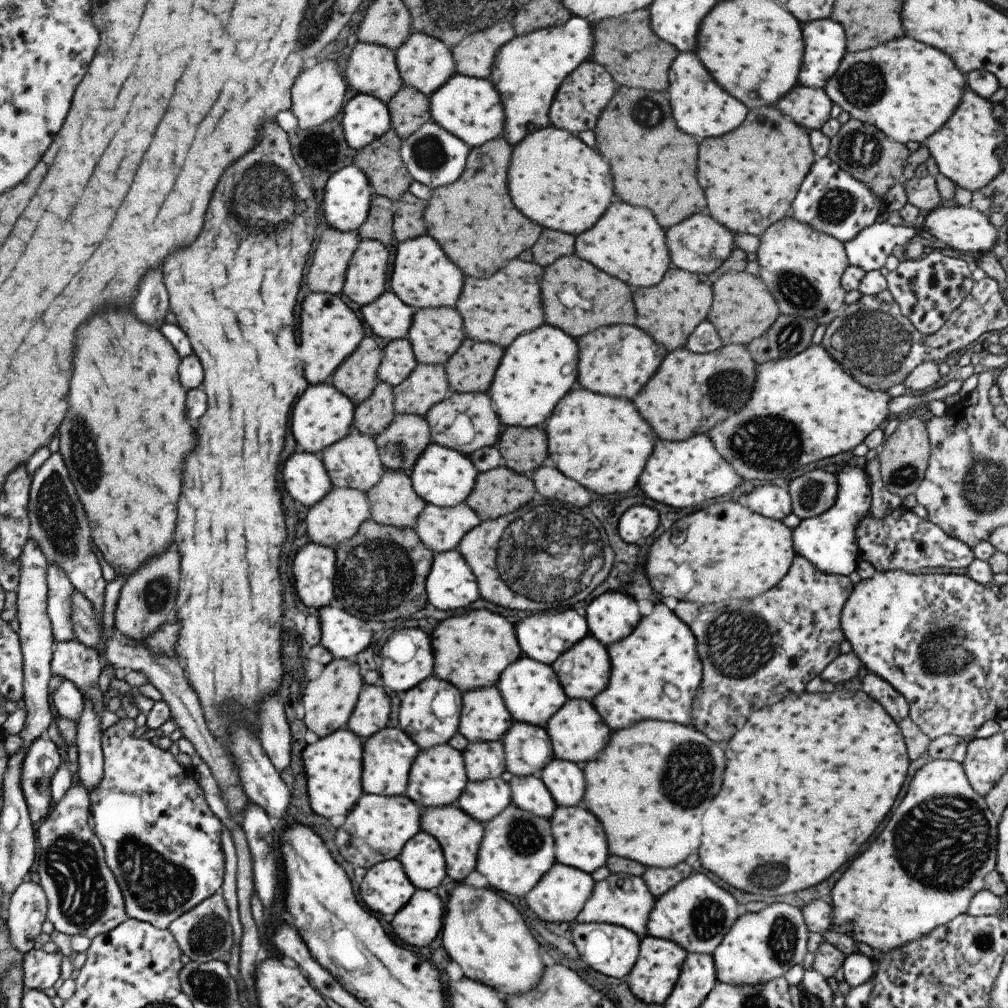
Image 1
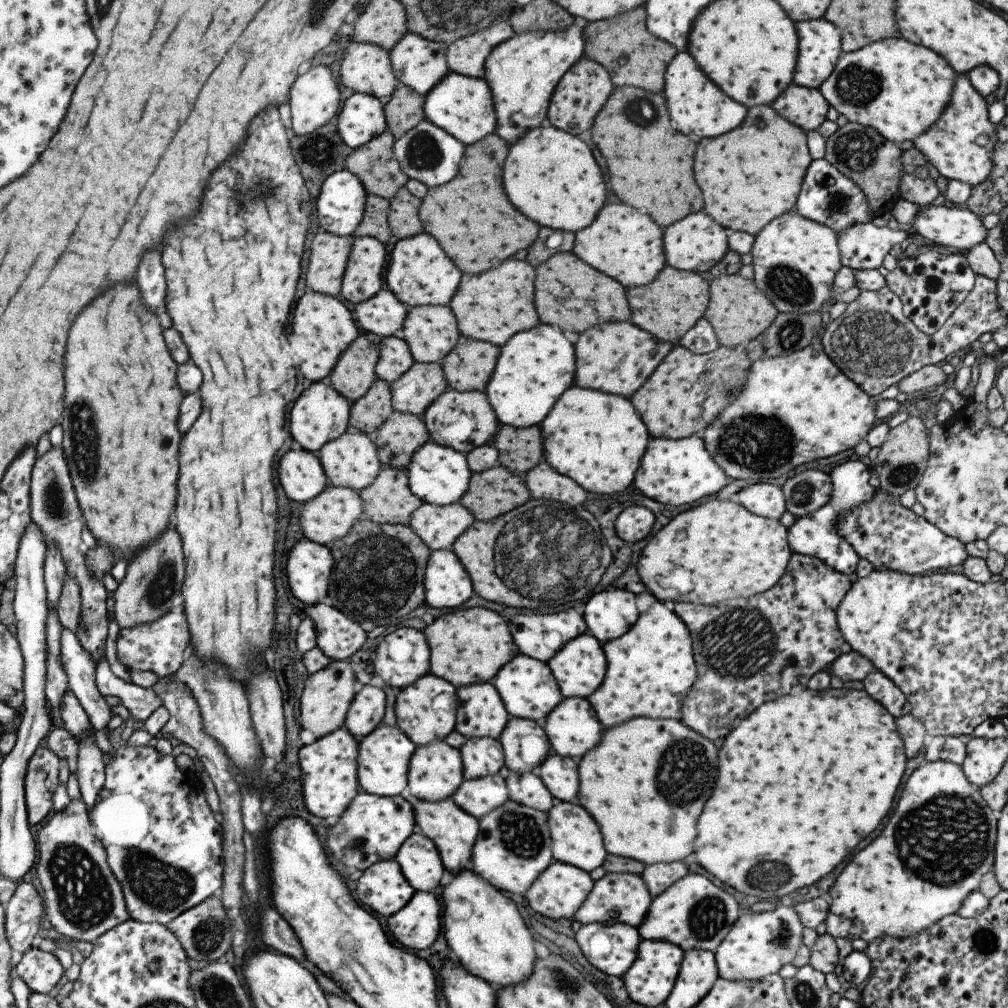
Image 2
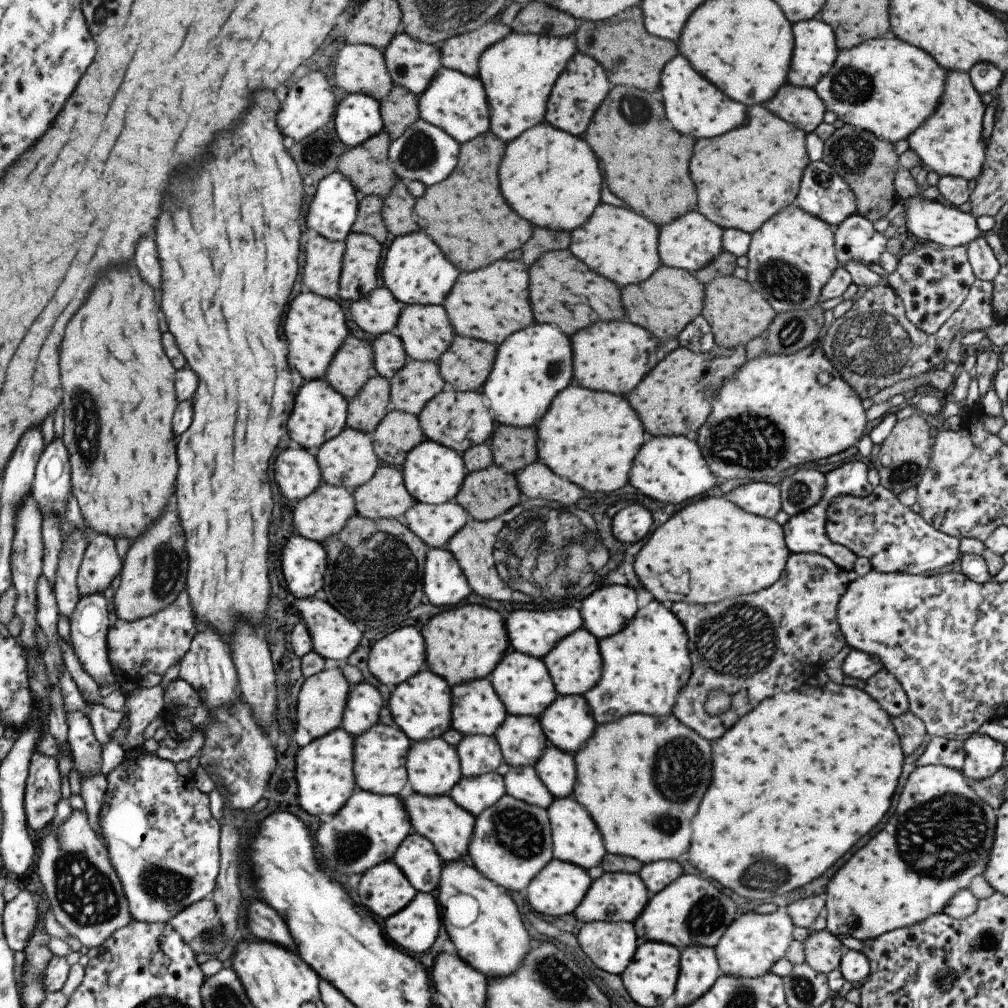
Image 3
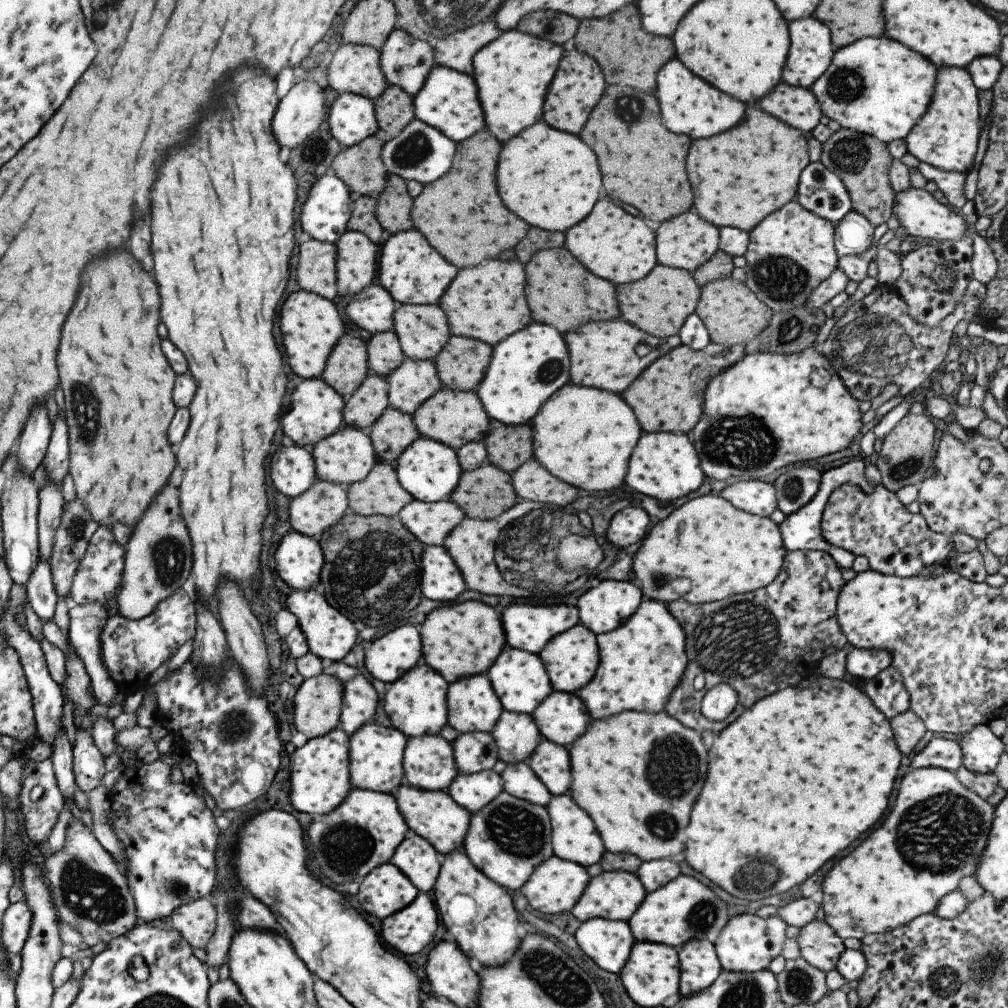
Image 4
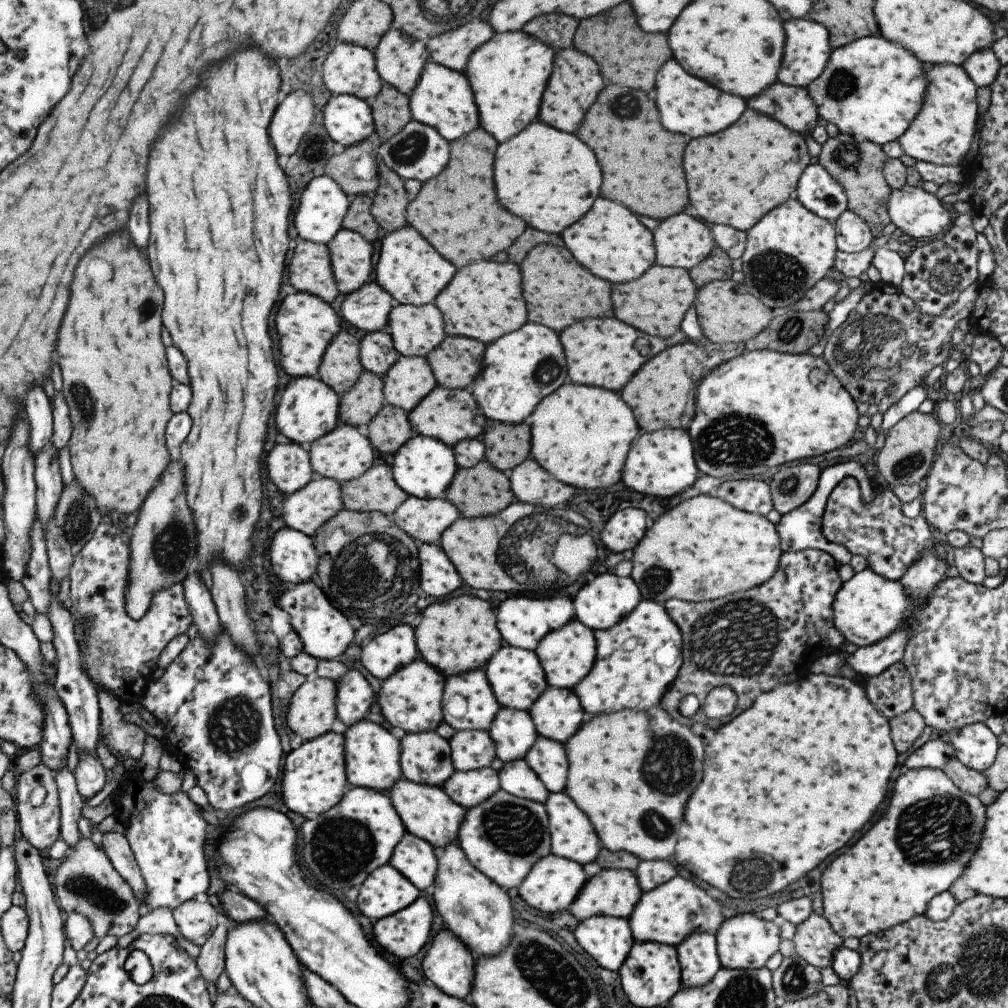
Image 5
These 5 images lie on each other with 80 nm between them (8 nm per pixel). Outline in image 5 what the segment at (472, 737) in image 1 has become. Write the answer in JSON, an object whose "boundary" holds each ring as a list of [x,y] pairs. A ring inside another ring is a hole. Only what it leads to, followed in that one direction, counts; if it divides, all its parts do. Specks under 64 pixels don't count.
{"boundary":[[[483,669],[465,674],[449,675],[444,679],[441,697],[442,720],[453,730],[479,729],[486,731],[498,711],[500,704],[495,700]]]}

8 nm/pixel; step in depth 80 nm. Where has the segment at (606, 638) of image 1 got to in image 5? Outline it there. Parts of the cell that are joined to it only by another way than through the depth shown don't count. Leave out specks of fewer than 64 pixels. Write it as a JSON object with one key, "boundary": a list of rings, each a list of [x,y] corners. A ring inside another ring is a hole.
{"boundary":[[[605,572],[603,574],[595,573],[593,580],[585,582],[571,602],[574,618],[592,631],[598,631],[607,630],[607,628],[611,628],[623,620],[627,614],[631,614],[640,600],[639,588],[637,588],[634,580],[631,580],[631,577],[619,577]]]}

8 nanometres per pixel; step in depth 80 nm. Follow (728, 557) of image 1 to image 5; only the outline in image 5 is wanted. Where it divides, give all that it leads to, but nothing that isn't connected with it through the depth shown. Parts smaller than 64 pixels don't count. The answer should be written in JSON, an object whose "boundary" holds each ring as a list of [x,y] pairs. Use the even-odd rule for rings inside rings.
{"boundary":[[[711,494],[687,498],[661,514],[652,525],[648,525],[632,550],[633,559],[628,563],[631,580],[637,584],[641,598],[659,604],[669,598],[701,602],[737,590],[755,588],[773,576],[782,553],[777,530],[765,517],[735,508]]]}

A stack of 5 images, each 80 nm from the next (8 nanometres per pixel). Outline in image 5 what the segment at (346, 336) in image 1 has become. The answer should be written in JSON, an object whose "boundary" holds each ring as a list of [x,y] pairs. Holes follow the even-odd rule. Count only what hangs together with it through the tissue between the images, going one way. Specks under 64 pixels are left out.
{"boundary":[[[296,291],[283,299],[279,314],[275,318],[281,342],[281,368],[294,378],[318,377],[319,364],[323,352],[331,338],[339,332],[339,318],[331,310],[331,306],[322,301],[319,296],[308,292]]]}

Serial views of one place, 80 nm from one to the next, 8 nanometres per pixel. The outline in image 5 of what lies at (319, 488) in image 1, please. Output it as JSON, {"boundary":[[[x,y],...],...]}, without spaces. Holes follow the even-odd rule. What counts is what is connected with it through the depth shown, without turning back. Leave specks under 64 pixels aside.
{"boundary":[[[277,444],[267,456],[267,470],[273,482],[279,486],[286,496],[303,490],[316,476],[312,466],[310,451],[307,452],[301,444]]]}

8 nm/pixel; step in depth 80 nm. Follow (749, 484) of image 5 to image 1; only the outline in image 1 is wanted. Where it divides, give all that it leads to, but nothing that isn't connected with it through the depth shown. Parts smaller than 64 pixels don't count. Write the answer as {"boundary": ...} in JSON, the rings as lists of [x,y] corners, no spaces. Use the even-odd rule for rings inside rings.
{"boundary":[[[772,482],[753,488],[749,493],[741,497],[741,503],[751,512],[778,521],[787,516],[791,510],[789,493],[773,485]]]}

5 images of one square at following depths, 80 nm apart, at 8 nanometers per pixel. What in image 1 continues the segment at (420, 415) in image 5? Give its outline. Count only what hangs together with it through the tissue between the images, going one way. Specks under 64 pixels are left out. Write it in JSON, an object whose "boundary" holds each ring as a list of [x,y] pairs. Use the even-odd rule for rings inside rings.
{"boundary":[[[450,390],[443,400],[429,408],[423,418],[428,424],[431,442],[466,456],[478,448],[494,446],[502,429],[490,398],[484,392],[458,393]]]}

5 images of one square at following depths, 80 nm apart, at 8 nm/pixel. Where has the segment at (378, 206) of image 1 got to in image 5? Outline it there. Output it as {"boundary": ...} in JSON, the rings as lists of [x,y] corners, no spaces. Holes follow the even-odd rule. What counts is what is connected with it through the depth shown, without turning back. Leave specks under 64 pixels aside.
{"boundary":[[[370,194],[355,195],[347,207],[346,216],[342,222],[342,228],[359,233],[367,242],[374,242],[377,238],[377,222],[373,222],[370,206],[373,197]]]}

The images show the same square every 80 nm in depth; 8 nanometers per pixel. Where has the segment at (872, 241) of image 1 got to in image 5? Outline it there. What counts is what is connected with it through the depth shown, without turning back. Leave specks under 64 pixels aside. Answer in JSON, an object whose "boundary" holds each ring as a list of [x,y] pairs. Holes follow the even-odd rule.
{"boundary":[[[845,209],[833,221],[837,251],[858,253],[867,249],[872,234],[865,221],[853,212]]]}

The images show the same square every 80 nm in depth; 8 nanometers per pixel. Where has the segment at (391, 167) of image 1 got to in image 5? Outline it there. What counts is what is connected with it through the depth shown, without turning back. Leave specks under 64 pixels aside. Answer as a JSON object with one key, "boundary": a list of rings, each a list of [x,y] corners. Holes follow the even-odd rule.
{"boundary":[[[364,140],[331,155],[324,165],[324,174],[335,180],[346,194],[372,195],[378,187],[376,156],[370,143]]]}

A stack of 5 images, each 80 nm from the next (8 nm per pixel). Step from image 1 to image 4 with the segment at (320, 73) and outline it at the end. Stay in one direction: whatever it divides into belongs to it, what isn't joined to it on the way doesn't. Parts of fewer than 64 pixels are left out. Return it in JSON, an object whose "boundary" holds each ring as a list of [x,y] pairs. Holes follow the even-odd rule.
{"boundary":[[[301,77],[301,80],[298,79],[294,87],[281,100],[278,112],[275,114],[275,136],[278,137],[279,144],[293,150],[319,130],[319,122],[323,118],[325,118],[325,104],[319,84],[314,80],[305,82]]]}

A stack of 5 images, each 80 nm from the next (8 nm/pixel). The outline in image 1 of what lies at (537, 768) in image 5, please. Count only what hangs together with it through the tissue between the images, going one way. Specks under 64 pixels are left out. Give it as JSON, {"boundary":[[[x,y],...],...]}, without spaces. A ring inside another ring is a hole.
{"boundary":[[[552,758],[537,776],[547,787],[556,806],[572,807],[579,804],[585,786],[581,765]]]}

